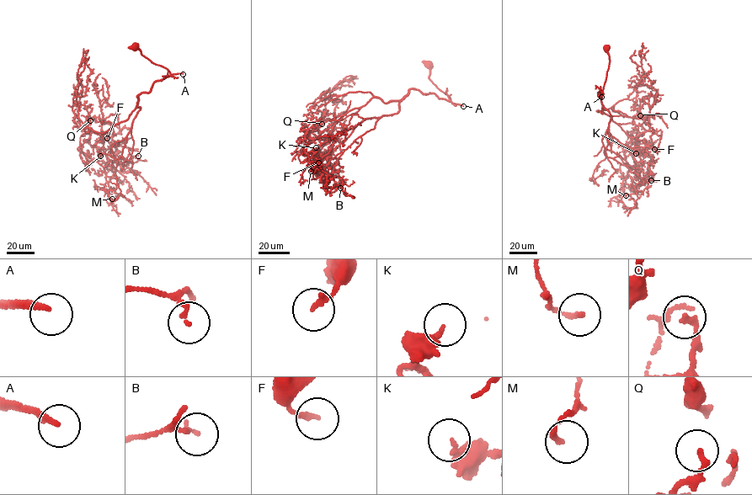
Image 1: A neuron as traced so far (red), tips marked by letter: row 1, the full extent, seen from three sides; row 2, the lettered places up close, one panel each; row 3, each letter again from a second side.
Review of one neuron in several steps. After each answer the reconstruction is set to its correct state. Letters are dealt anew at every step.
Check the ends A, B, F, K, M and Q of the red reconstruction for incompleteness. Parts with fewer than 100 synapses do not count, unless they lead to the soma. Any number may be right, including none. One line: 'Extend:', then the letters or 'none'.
Extend: A

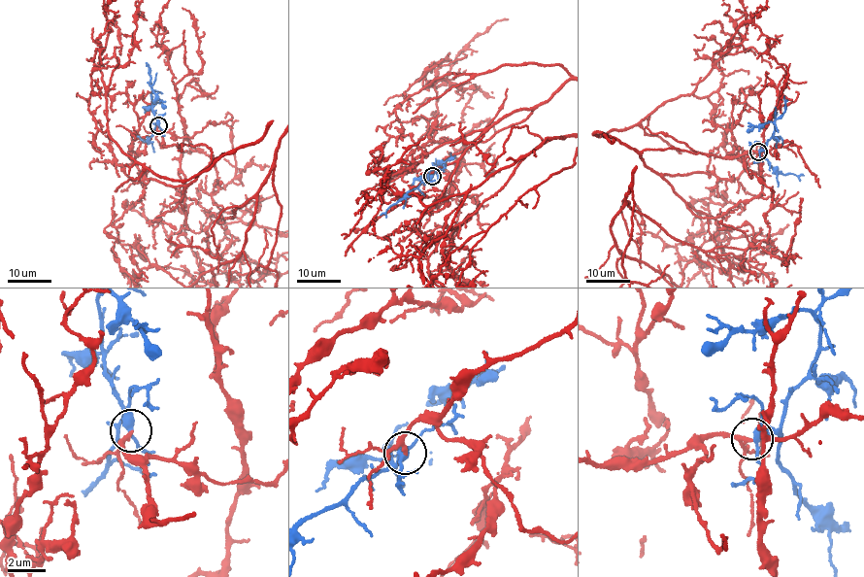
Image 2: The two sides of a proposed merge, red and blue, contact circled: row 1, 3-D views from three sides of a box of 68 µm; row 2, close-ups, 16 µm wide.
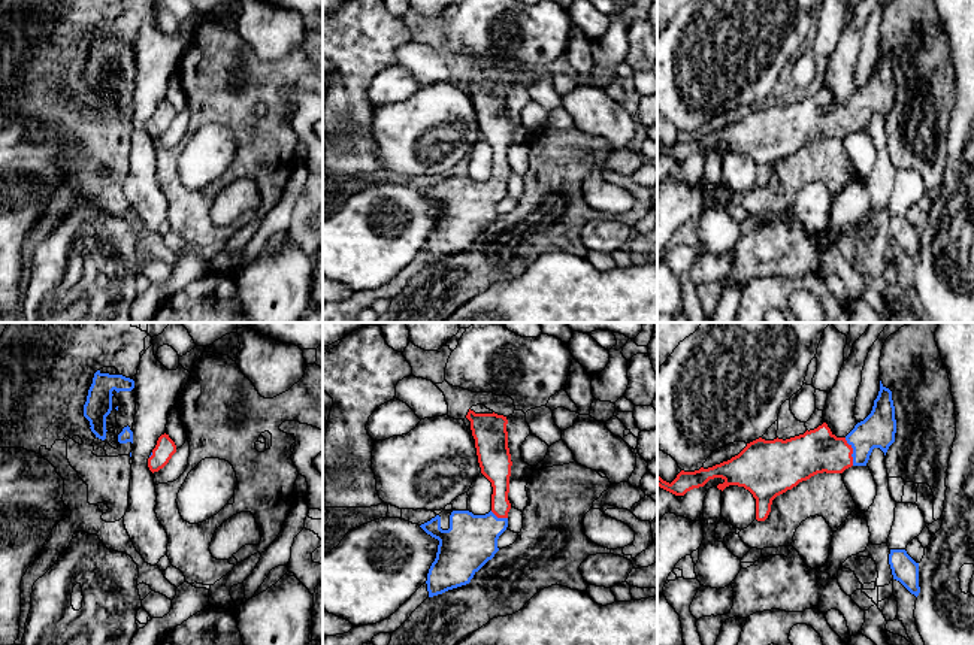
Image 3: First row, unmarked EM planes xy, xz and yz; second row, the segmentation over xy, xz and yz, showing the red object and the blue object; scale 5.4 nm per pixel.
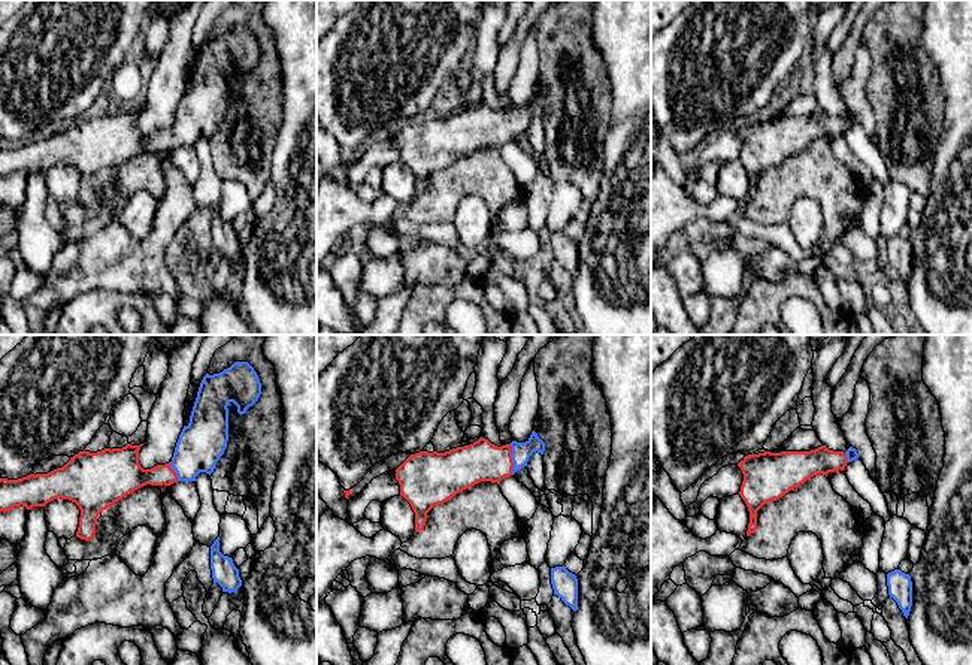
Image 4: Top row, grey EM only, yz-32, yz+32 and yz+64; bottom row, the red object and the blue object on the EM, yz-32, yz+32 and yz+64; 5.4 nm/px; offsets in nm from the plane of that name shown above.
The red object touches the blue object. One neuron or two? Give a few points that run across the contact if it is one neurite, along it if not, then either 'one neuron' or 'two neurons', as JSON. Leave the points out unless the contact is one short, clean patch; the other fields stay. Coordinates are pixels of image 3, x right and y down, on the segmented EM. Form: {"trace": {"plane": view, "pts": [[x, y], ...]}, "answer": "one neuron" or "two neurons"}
{"trace": {"plane": "yz", "pts": [[816, 451], [852, 451], [870, 433], [877, 430]]}, "answer": "one neuron"}

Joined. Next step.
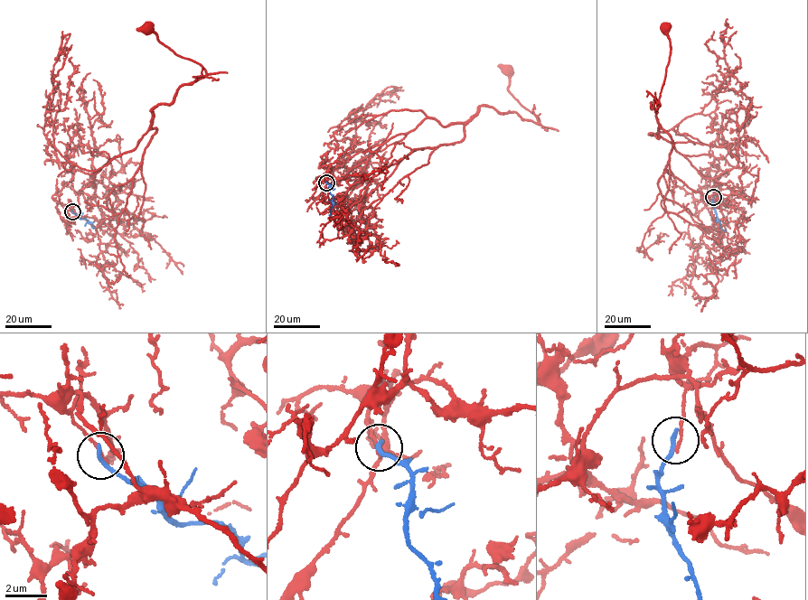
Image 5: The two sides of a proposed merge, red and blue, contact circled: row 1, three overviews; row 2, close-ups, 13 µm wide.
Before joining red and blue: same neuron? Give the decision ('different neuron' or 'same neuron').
different neuron

